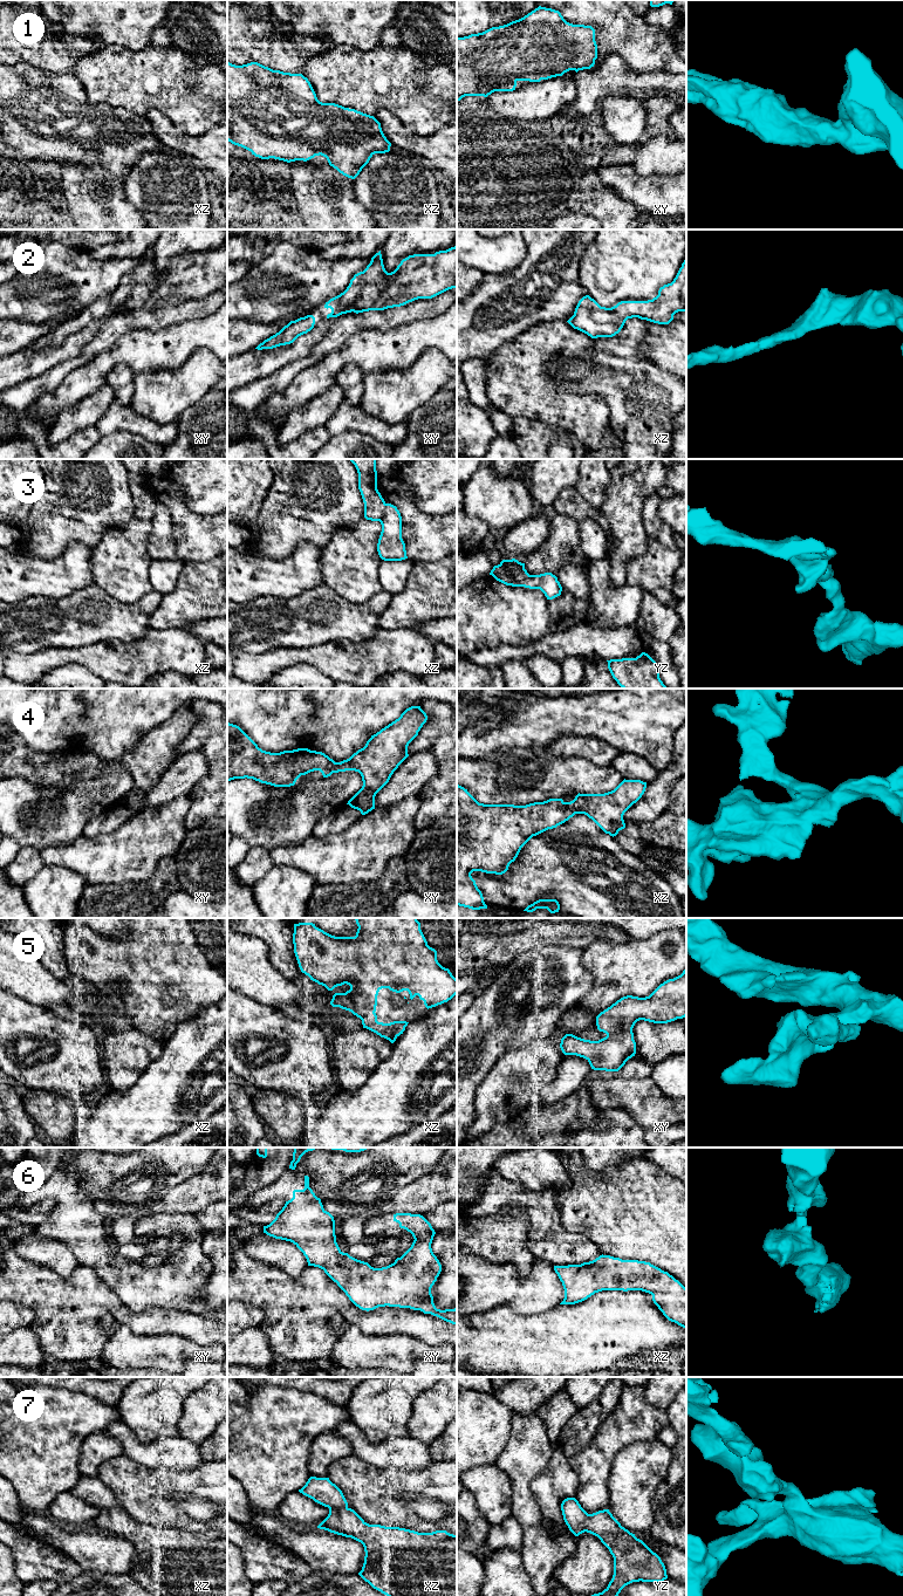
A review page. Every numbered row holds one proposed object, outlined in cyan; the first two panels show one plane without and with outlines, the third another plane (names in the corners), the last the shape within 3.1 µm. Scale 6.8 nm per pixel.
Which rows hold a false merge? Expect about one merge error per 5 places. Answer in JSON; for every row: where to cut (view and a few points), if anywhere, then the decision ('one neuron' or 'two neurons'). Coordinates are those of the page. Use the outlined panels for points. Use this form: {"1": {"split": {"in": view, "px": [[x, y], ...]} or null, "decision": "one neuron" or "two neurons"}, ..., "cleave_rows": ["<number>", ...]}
{"1": {"split": null, "decision": "one neuron"}, "2": {"split": null, "decision": "one neuron"}, "3": {"split": {"in": "yz", "px": [[511, 560], [512, 583], [514, 586]]}, "decision": "two neurons"}, "4": {"split": null, "decision": "one neuron"}, "5": {"split": null, "decision": "one neuron"}, "6": {"split": null, "decision": "one neuron"}, "7": {"split": null, "decision": "one neuron"}, "cleave_rows": ["3"]}

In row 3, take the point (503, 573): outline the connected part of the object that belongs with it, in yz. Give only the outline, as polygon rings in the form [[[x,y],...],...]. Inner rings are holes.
[[[502,560],[498,566],[494,566],[491,570],[490,575],[492,575],[497,581],[512,585],[513,571],[512,571],[512,560]]]

